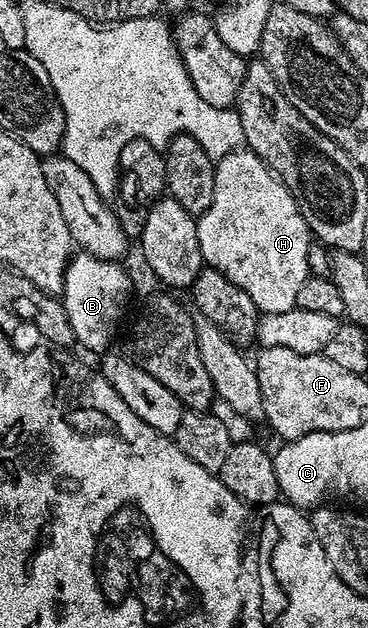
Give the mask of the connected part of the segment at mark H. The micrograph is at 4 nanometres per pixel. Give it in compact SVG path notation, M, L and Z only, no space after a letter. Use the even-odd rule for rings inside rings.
M241 148L216 162L214 200L210 200L210 208L196 218L196 227L205 267L222 272L224 278L238 284L238 288L254 300L261 315L290 312L296 308L298 291L310 276L307 266L310 231L292 193L257 154Z

